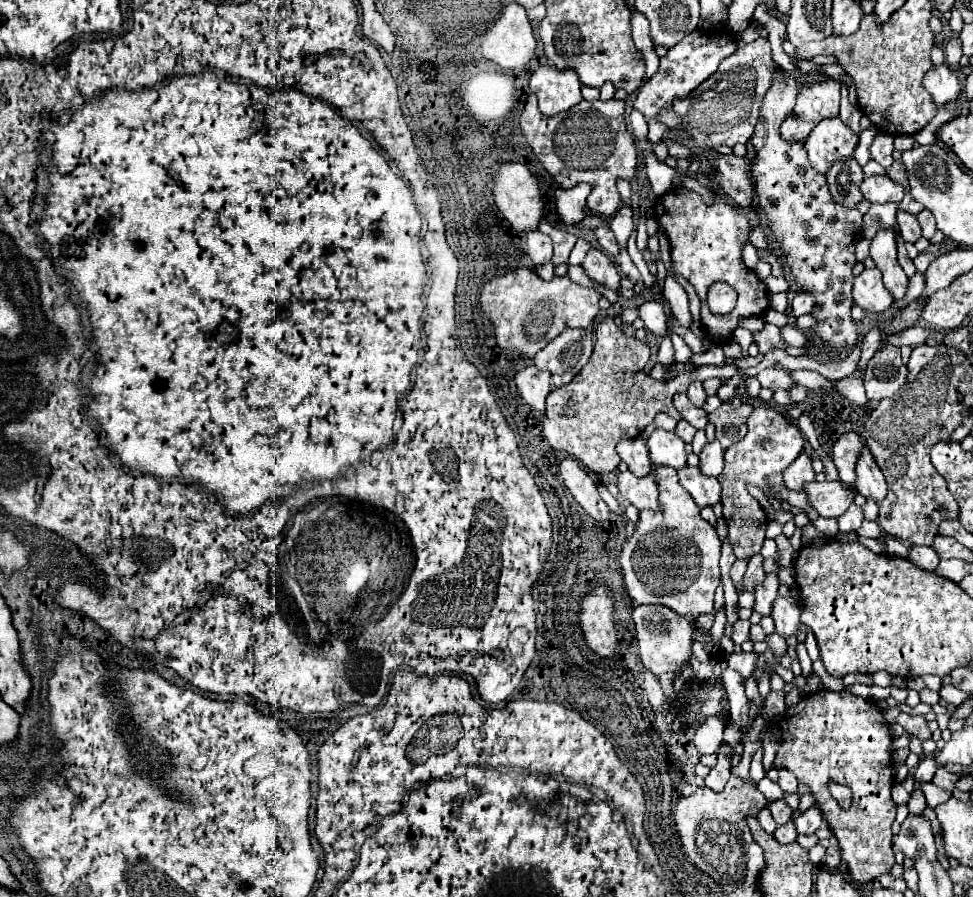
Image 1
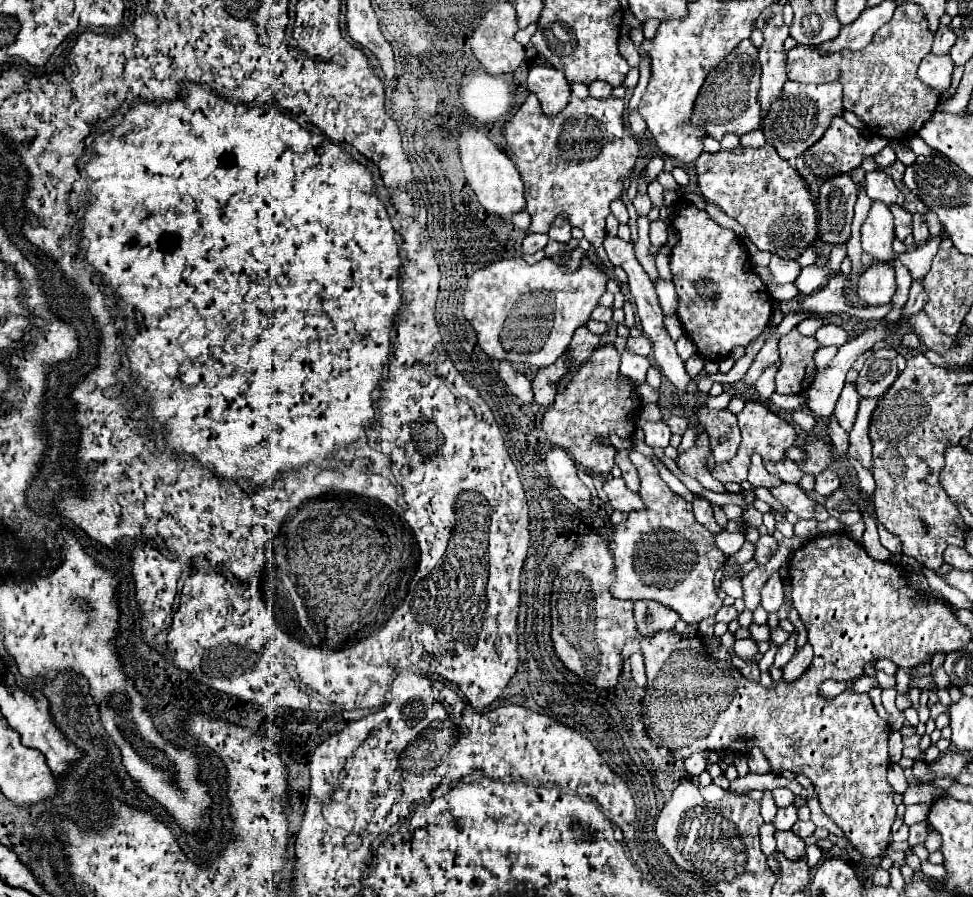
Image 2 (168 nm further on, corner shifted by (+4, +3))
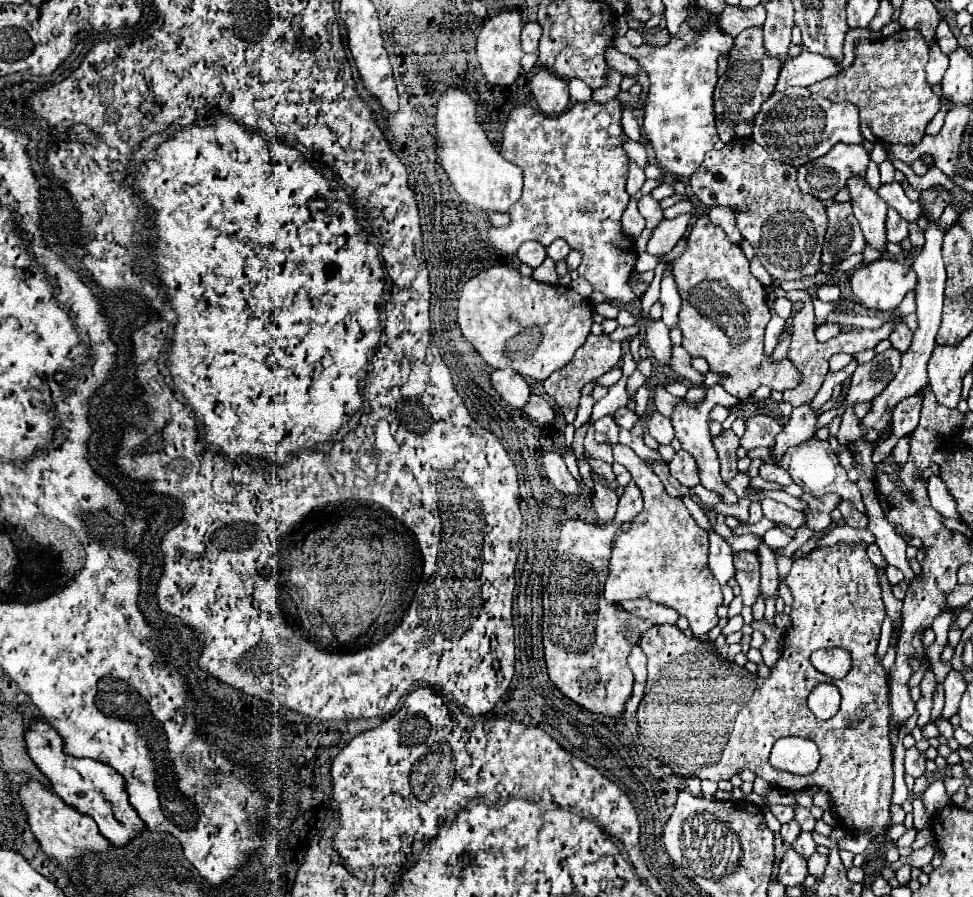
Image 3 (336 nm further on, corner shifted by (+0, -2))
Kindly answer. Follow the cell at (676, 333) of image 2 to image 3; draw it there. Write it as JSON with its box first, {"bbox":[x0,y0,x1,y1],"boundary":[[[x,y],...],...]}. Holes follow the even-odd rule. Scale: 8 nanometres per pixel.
{"bbox":[659,264,681,328],"boundary":[[[667,264],[663,280],[661,280],[661,296],[659,302],[663,304],[663,322],[673,328],[677,324],[677,314],[679,314],[679,306],[681,306],[681,298],[675,286],[675,280],[671,276],[671,264]]]}

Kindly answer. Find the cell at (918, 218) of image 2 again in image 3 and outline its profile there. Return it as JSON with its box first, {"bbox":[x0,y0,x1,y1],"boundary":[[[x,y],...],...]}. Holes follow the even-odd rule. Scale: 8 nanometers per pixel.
{"bbox":[909,222,925,248],"boundary":[[[915,222],[909,224],[909,240],[911,240],[913,248],[923,248],[923,242],[925,242],[925,238],[923,238],[923,230],[921,230]]]}

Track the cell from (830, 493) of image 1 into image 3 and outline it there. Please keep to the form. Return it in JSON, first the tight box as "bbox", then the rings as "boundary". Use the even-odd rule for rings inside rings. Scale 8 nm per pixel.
{"bbox":[761,498,805,530],"boundary":[[[771,498],[761,500],[763,506],[763,516],[769,518],[771,522],[775,522],[775,526],[789,526],[793,530],[797,530],[801,524],[805,524],[805,514],[799,510],[793,510],[785,504],[779,504]]]}

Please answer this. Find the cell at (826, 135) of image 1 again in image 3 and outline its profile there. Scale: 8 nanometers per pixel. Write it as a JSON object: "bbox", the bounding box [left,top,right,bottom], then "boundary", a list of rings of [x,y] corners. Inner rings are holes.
{"bbox":[797,144,869,202],"boundary":[[[835,144],[821,160],[813,160],[799,168],[797,186],[801,192],[825,202],[831,200],[849,176],[865,174],[869,154],[863,144]]]}

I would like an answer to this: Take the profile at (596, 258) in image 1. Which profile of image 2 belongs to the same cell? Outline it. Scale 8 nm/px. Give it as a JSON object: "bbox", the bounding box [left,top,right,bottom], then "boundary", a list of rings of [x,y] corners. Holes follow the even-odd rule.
{"bbox":[463,255,607,367],"boundary":[[[587,255],[581,259],[581,267],[573,273],[561,269],[561,265],[551,259],[543,259],[535,265],[527,265],[523,259],[503,259],[481,271],[477,271],[469,283],[463,297],[463,313],[473,325],[481,349],[499,361],[517,361],[533,367],[547,367],[559,359],[559,355],[569,347],[571,337],[577,327],[585,325],[591,311],[597,307],[599,297],[605,293],[607,275],[597,267]]]}

